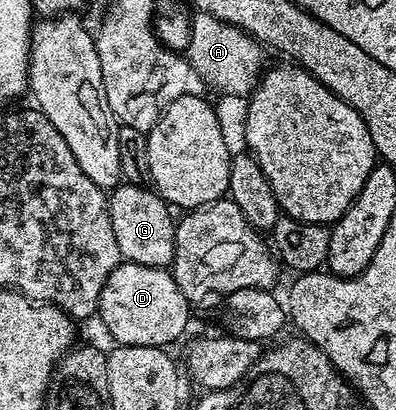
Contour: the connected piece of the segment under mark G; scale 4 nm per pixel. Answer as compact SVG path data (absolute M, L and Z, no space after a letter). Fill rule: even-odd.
M119 184L109 191L108 205L112 232L116 232L116 244L125 261L163 268L173 263L176 218L161 194L145 185Z

